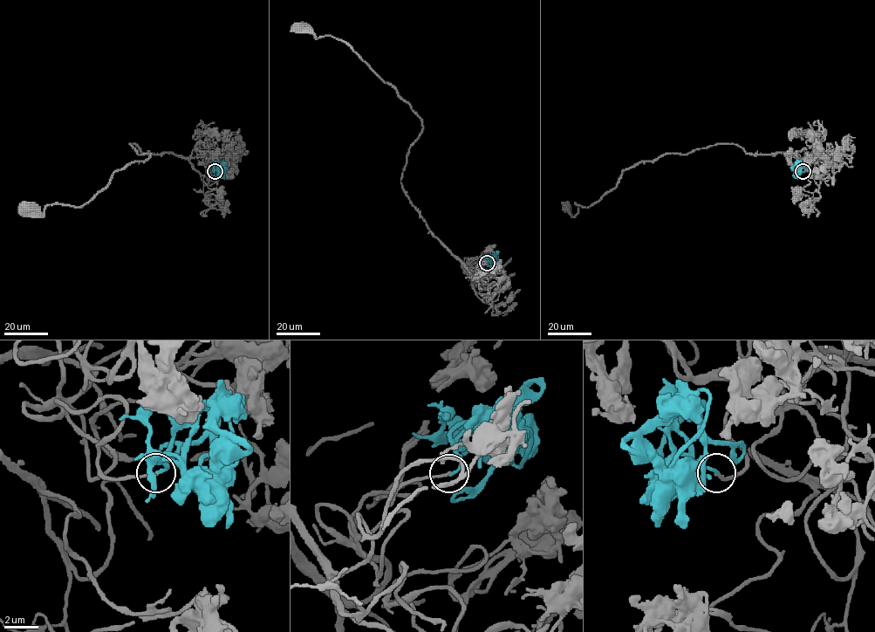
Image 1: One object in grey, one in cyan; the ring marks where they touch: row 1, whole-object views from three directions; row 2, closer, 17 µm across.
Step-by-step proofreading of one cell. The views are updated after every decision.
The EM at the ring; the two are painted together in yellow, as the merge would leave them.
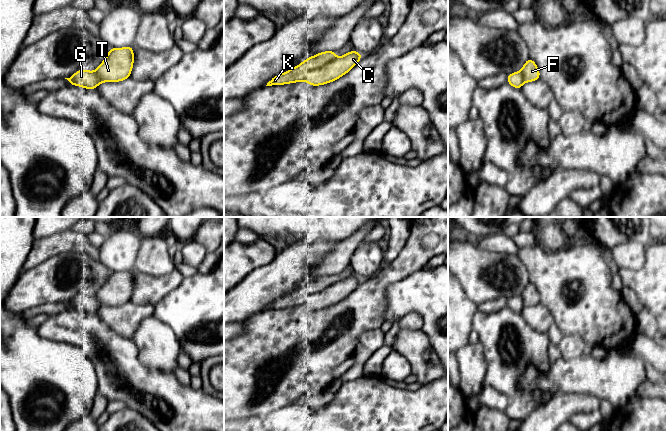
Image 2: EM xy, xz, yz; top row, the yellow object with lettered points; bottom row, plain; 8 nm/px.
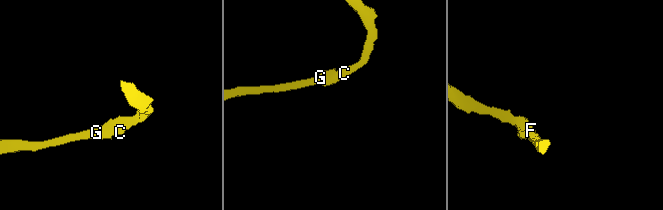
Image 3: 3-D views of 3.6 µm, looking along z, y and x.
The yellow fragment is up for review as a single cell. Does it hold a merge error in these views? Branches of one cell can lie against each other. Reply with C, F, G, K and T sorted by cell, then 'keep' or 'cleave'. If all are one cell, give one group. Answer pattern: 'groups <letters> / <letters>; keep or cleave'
groups C F G K T; keep

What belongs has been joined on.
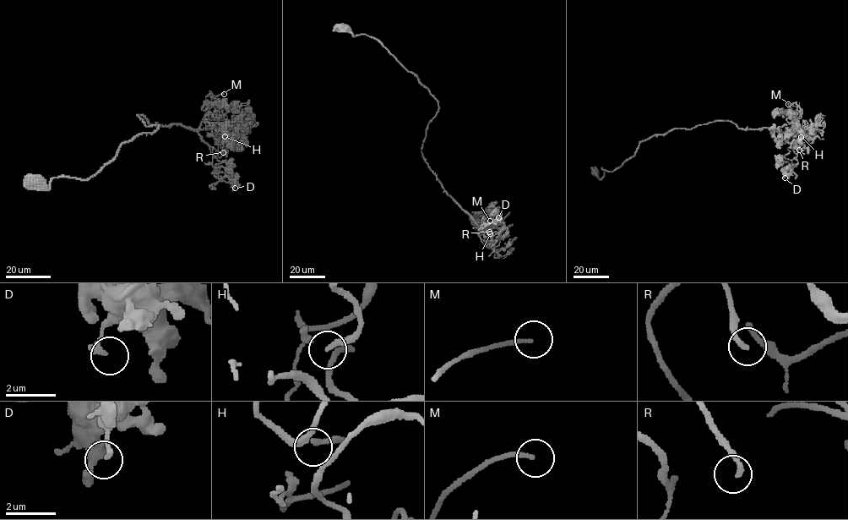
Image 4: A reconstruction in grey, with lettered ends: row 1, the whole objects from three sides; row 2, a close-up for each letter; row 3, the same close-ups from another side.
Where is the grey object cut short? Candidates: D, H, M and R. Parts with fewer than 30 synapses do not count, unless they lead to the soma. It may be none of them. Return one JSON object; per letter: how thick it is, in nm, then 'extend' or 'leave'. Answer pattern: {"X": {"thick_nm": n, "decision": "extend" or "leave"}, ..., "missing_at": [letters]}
{"D": {"thick_nm": 200, "decision": "leave"}, "H": {"thick_nm": 200, "decision": "leave"}, "M": {"thick_nm": 160, "decision": "extend"}, "R": {"thick_nm": 190, "decision": "leave"}, "missing_at": ["M"]}

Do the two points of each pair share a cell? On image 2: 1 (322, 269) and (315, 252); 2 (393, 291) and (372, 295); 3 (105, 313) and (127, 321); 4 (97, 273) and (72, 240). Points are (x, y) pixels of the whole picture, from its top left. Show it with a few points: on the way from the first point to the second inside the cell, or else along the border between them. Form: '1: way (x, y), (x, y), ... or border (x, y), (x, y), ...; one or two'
1: border (335, 244), (335, 247), (317, 267); two
2: border (403, 278), (387, 286), (386, 310), (383, 316); two
3: way (110, 315), (122, 319); one
4: border (59, 253), (85, 252), (99, 261); two

